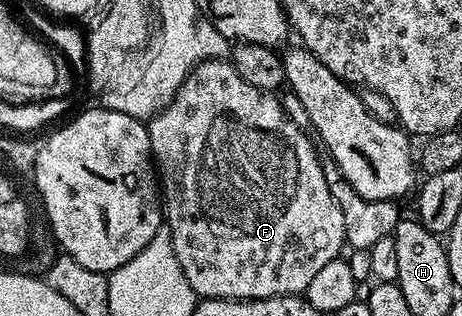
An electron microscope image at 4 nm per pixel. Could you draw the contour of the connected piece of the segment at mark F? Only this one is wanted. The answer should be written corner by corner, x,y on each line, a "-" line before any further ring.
211,60
195,66
176,92
174,99
149,119
150,153
157,177
160,179
164,222
168,227
180,268
183,269
188,284
192,286
199,299
279,298
285,294
301,295
315,279
316,272
324,268
324,264
328,264
333,258
339,257
346,246
344,212
340,212
340,204
330,191
328,180
322,171
322,158
314,151
315,143
305,129
302,131
296,123
286,119
285,108
274,97
273,93
257,90
252,84
248,84
248,80
244,80
235,72
229,61

